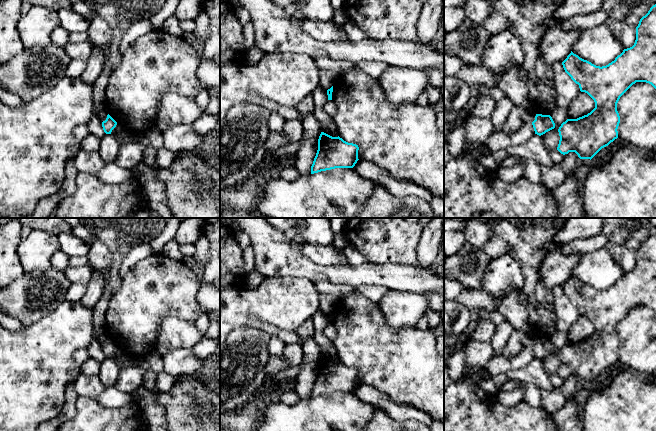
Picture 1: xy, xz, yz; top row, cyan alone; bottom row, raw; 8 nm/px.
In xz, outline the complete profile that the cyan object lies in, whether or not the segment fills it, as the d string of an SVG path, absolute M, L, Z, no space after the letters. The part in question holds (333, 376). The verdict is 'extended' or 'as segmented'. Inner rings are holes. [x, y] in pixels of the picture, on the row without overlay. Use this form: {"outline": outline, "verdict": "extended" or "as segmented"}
{"outline": "M321 356L318 374L311 390L311 398L335 392L353 392L357 387L359 371L342 362Z", "verdict": "as segmented"}

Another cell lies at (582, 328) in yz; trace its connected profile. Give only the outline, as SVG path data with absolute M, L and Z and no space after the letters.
M580 316L574 323L571 324L567 339L571 343L577 343L587 339L595 332L594 324L585 316Z

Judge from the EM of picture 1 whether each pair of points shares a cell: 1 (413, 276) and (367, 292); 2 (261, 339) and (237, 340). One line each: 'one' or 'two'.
1: two
2: one

